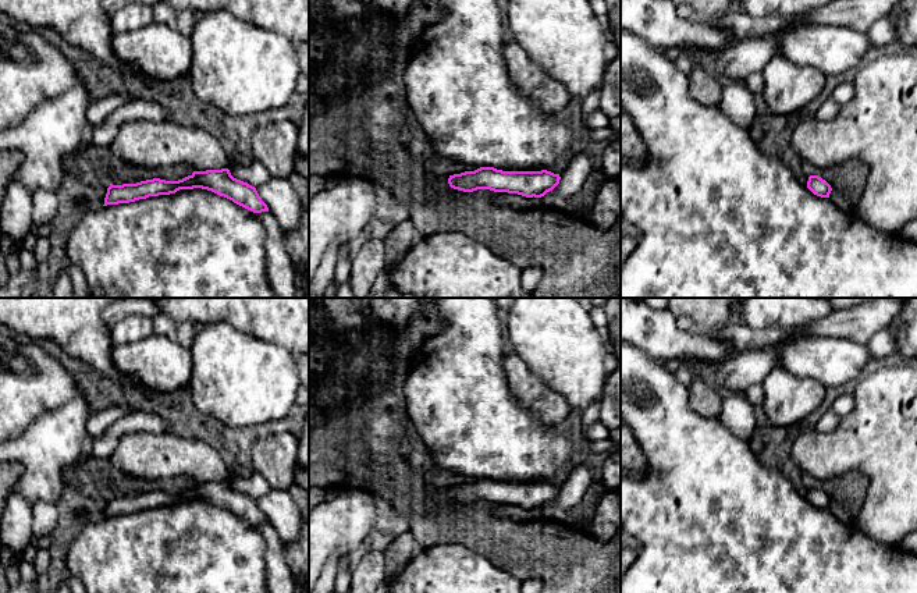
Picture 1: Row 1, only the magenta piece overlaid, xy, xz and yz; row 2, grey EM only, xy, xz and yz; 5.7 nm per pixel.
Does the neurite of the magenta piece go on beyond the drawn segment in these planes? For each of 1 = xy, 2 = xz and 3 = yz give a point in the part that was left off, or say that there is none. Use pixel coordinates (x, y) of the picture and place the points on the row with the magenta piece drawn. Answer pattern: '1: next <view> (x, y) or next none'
1: next none
2: next none
3: next none

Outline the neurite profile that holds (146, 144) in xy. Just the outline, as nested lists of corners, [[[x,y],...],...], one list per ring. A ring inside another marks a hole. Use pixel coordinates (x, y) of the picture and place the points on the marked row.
[[[128,121],[113,138],[109,150],[124,161],[142,167],[185,164],[193,171],[228,167],[228,156],[210,132],[174,121]]]

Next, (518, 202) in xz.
[[[498,192],[494,203],[508,206],[515,210],[536,210],[541,206],[540,198],[526,198],[518,193]]]

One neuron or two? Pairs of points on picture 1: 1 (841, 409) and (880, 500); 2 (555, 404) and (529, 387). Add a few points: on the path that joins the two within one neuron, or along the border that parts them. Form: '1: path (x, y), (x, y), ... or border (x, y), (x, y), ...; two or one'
1: border (852, 393), (852, 408), (841, 418); two
2: path (548, 404), (536, 394); one

